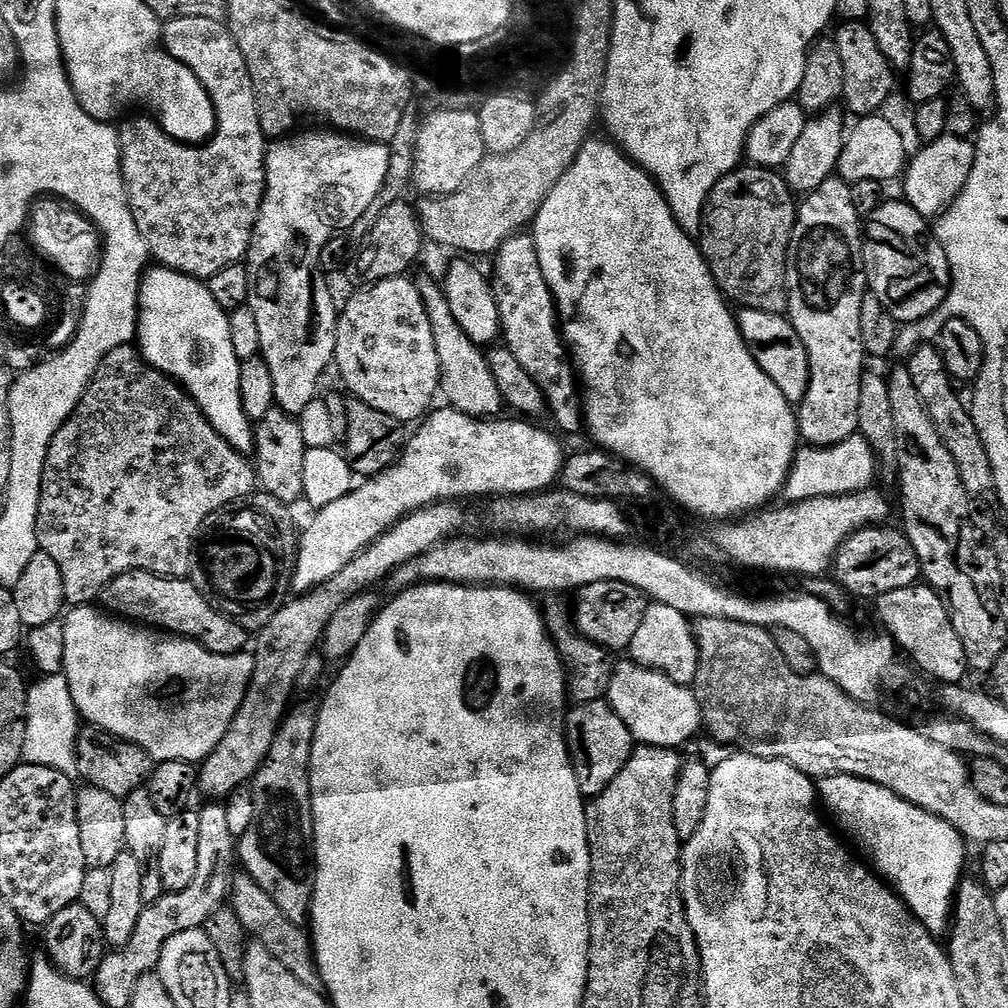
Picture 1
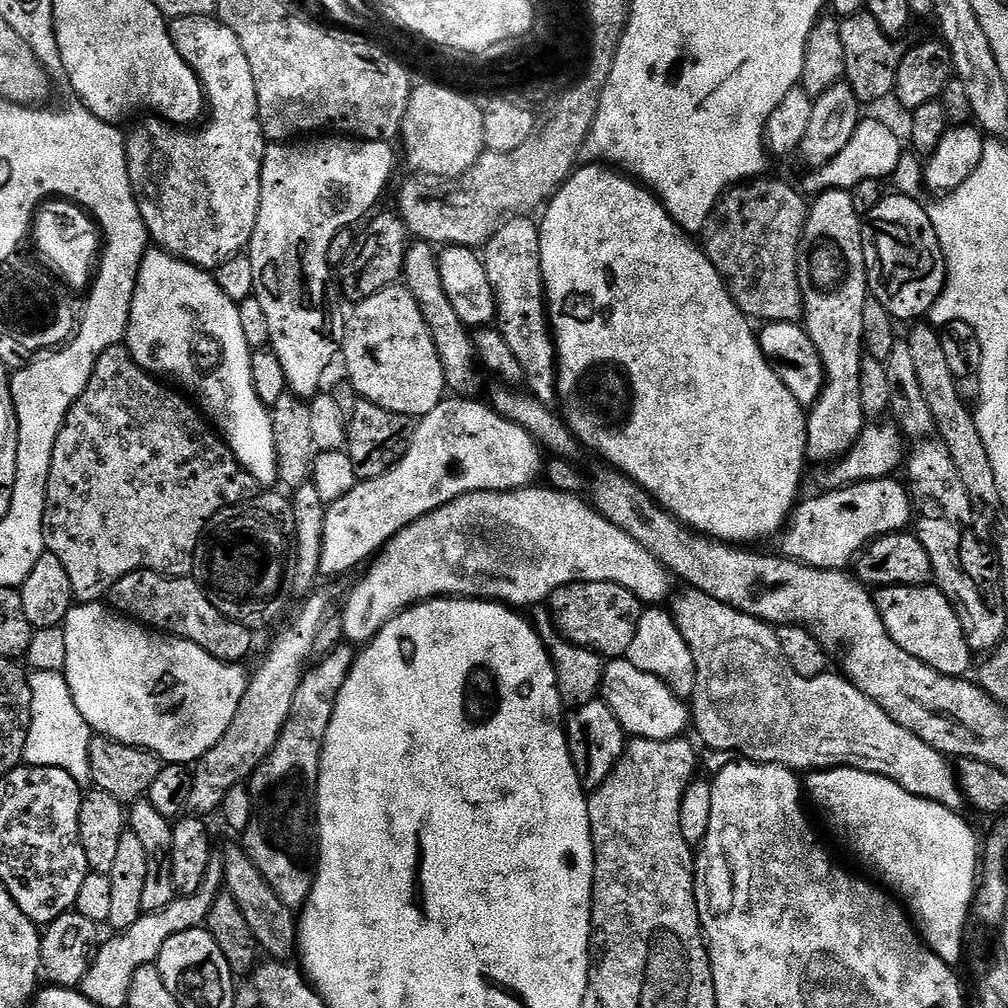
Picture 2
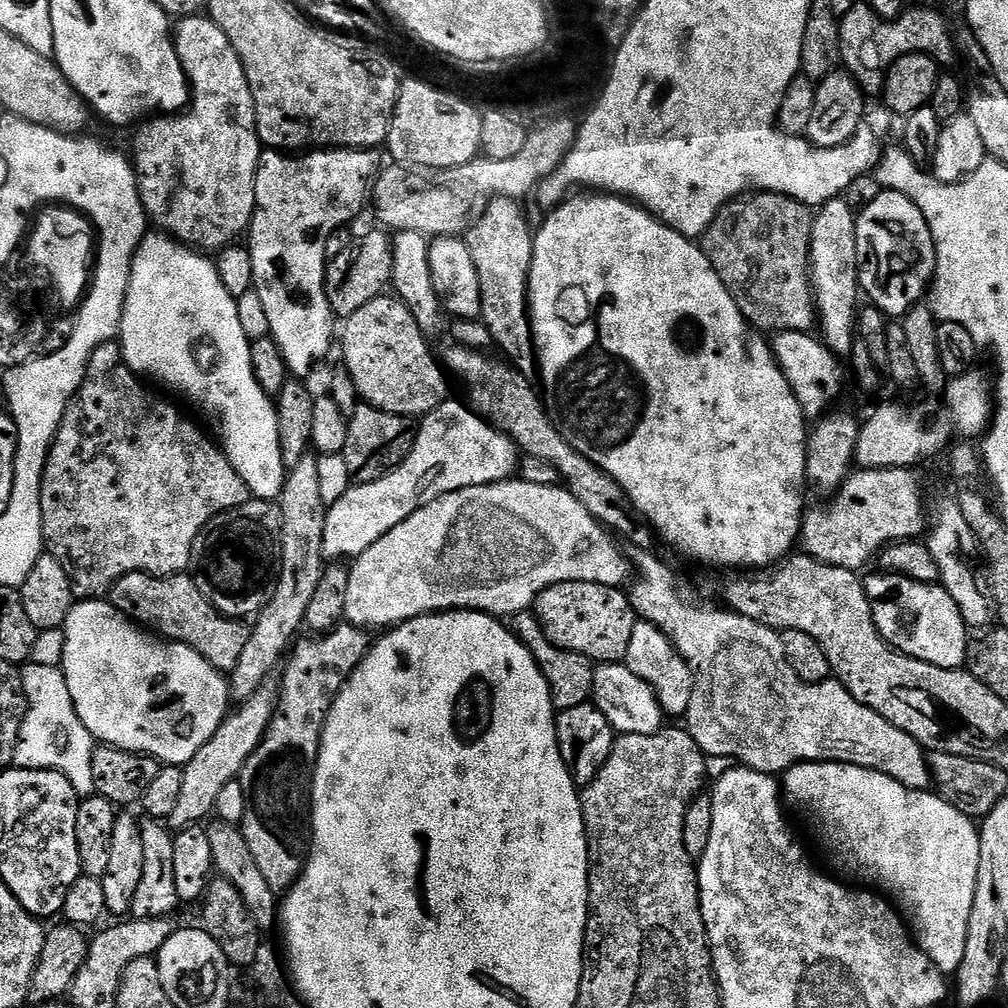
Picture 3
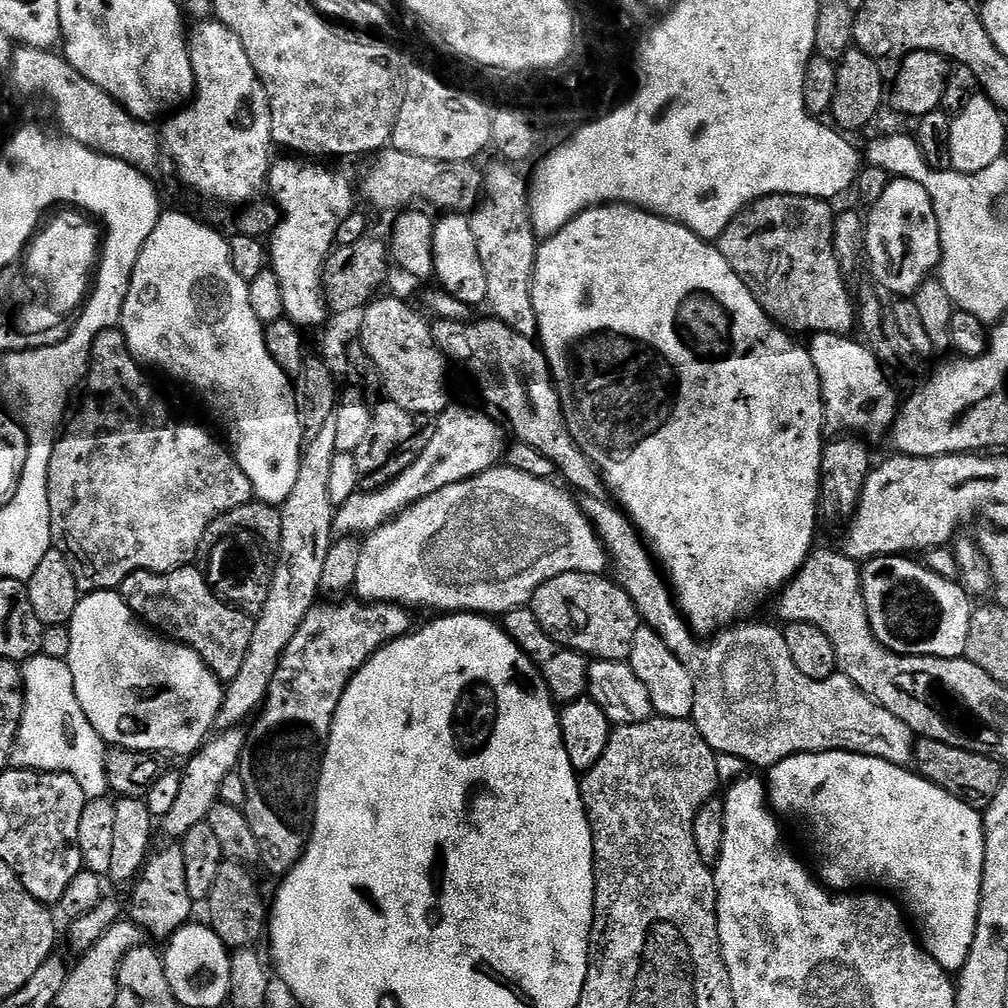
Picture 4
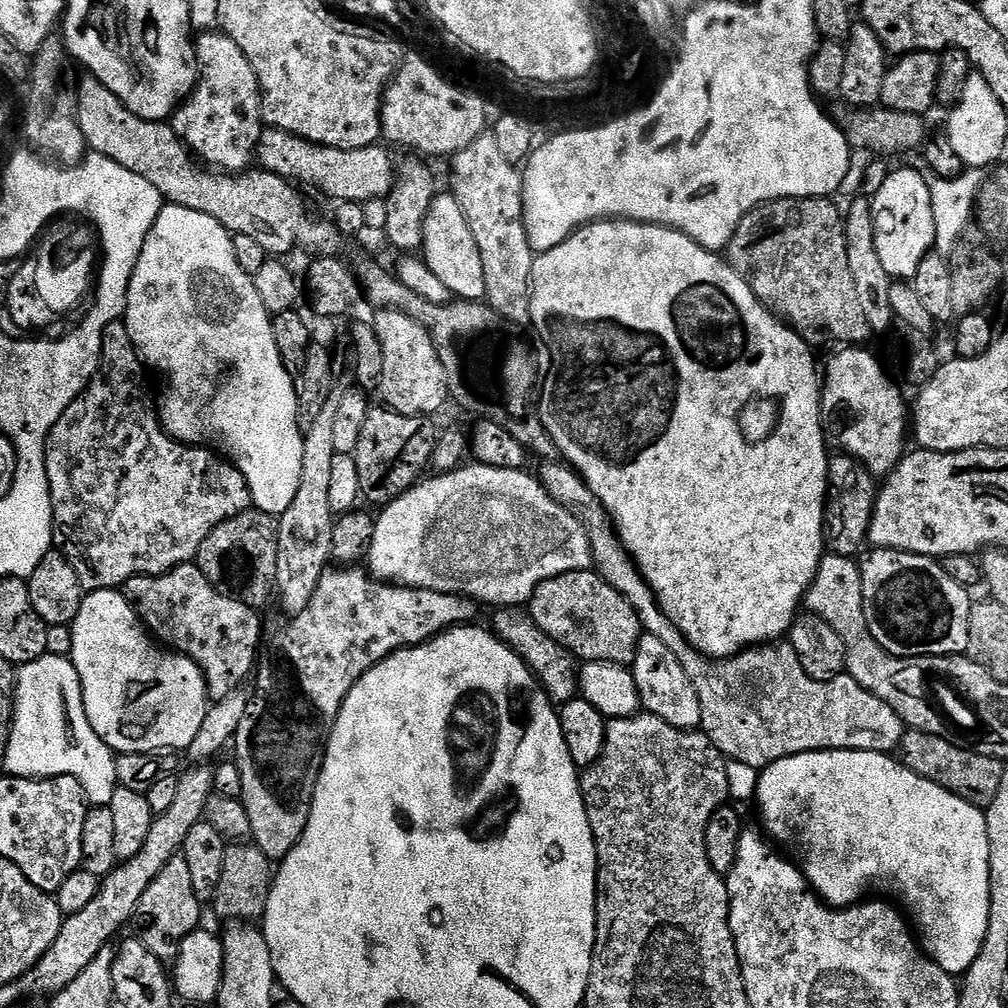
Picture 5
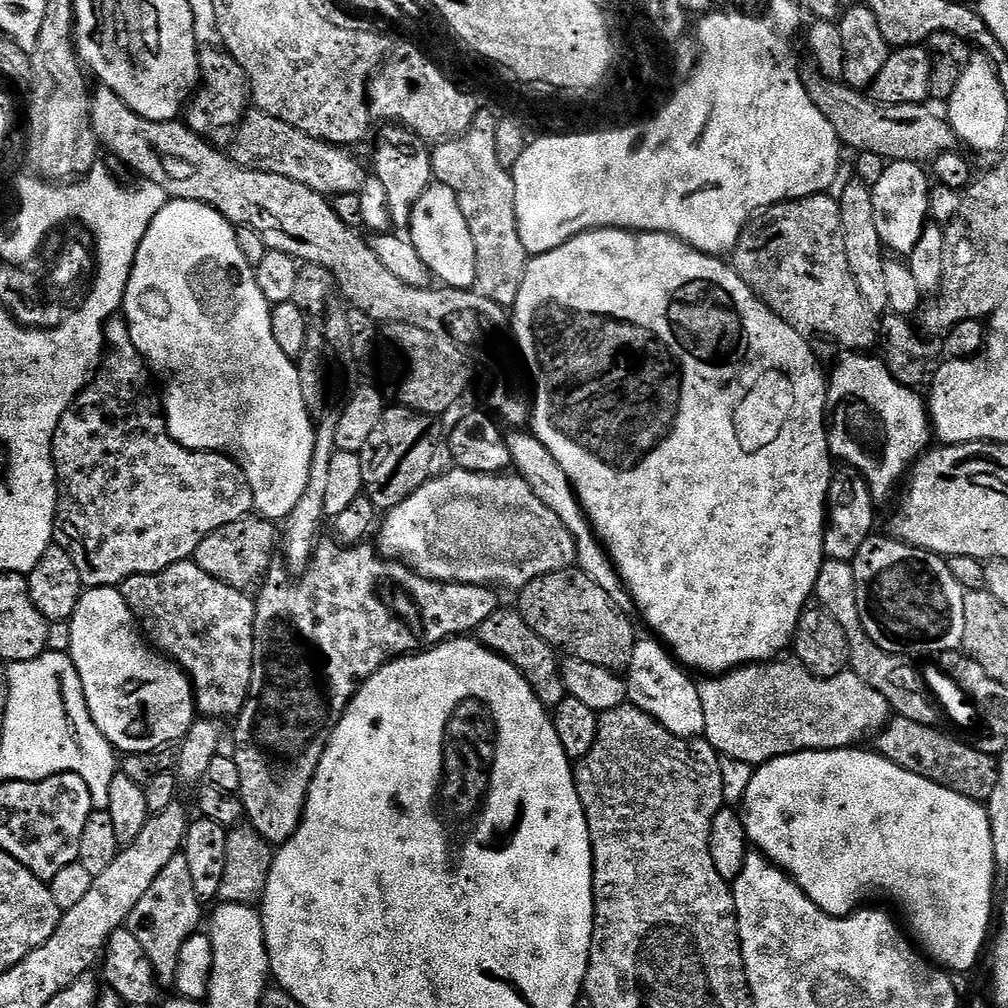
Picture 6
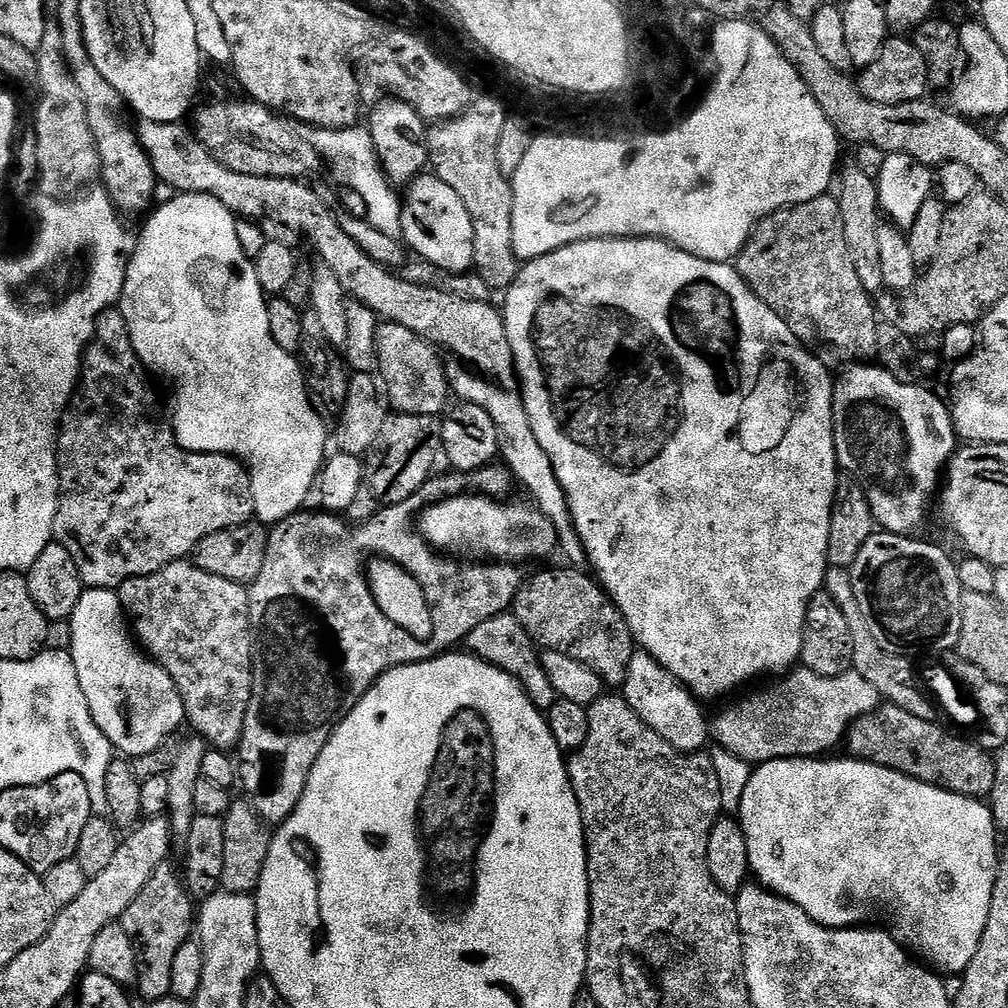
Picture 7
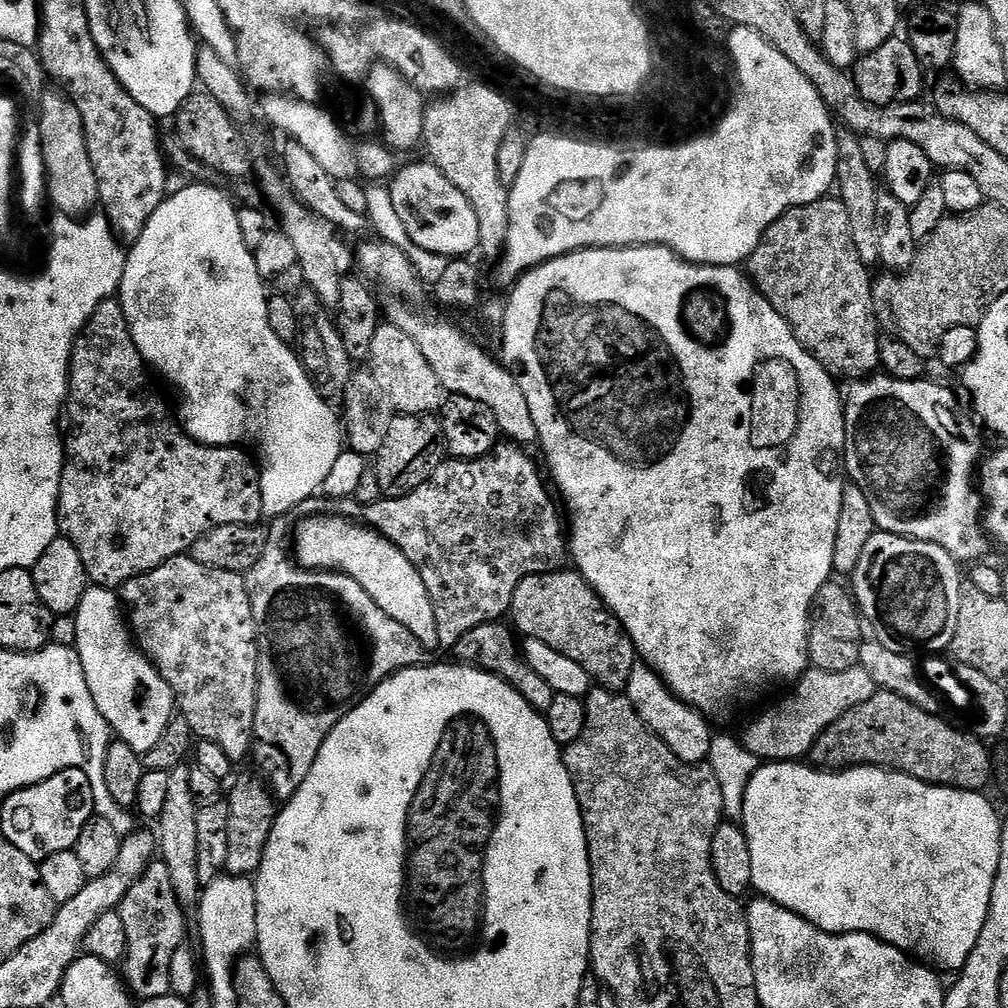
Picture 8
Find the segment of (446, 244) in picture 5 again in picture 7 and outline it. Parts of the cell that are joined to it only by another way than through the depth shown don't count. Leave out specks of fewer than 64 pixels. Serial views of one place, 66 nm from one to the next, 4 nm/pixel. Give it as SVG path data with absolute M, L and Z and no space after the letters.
M434 174L417 176L405 192L400 205L403 243L426 263L444 272L464 272L467 268L469 271L473 267L474 226L466 206L462 206L462 198Z

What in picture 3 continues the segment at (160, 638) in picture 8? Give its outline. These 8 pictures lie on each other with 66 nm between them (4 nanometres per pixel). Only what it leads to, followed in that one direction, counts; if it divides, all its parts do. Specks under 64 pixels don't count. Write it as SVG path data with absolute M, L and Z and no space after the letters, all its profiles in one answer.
M131 572L112 585L110 598L137 624L155 630L161 637L177 644L190 645L195 652L205 656L215 668L230 674L238 666L242 650L246 650L249 625L244 625L232 616L223 616L204 597L203 590L190 577L188 574L152 576L149 572Z

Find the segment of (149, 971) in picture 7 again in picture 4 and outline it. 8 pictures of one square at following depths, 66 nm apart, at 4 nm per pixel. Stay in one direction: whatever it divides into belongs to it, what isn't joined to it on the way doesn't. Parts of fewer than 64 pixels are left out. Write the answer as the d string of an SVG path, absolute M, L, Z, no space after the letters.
M168 842L161 852L153 851L134 887L136 889L132 892L132 901L126 904L126 912L149 937L153 936L160 942L167 941L182 925L193 919L194 902L186 890L186 861L182 859L179 843Z

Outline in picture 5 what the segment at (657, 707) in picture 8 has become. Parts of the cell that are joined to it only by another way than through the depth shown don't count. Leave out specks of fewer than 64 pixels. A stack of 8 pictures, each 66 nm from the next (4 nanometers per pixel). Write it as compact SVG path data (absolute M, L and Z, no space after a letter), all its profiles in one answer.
M647 634L641 635L640 645L636 651L636 660L630 666L636 689L640 695L643 711L651 716L662 718L662 722L670 722L670 726L685 730L696 730L702 722L702 706L698 702L698 694L686 678L686 670L682 670L682 662L674 658L670 650L666 650L663 642Z

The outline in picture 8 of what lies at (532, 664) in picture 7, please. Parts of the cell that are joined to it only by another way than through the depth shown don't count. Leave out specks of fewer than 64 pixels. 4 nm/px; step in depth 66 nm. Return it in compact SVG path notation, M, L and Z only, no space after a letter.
M493 622L474 626L474 630L462 634L462 638L458 638L458 642L450 649L450 652L451 655L456 655L453 656L455 663L463 664L465 668L477 668L502 678L514 690L518 690L518 694L522 694L526 702L530 702L533 710L543 714L546 710L550 710L550 702L554 702L556 692L550 690L550 682L546 682L542 674L530 670L530 666L518 651L518 640L516 644L515 639L517 640L517 637L507 623Z

